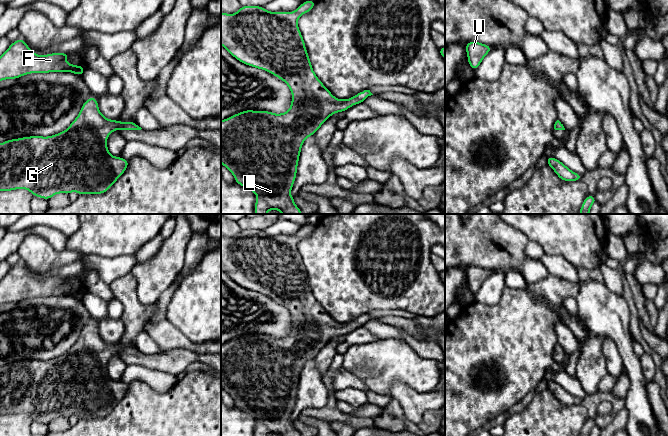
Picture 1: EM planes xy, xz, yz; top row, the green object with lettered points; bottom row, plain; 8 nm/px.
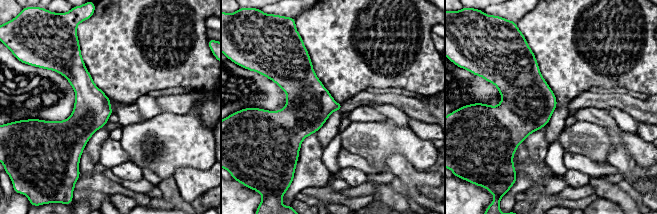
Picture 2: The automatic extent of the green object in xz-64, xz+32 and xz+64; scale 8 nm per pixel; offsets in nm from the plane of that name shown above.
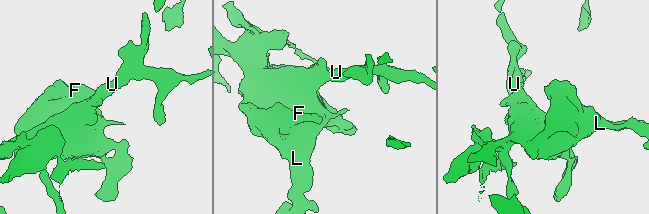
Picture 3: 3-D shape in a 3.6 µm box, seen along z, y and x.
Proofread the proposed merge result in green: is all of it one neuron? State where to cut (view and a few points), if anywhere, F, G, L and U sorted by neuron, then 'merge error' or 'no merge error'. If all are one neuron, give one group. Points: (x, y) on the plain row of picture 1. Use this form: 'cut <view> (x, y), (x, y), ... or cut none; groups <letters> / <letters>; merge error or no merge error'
cut none; groups F G L U; no merge error

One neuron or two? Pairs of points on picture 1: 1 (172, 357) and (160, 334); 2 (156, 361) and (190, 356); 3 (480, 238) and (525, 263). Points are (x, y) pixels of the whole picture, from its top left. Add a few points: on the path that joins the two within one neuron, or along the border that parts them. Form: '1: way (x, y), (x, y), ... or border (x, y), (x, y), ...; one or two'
1: border (165, 349), (189, 349), (192, 351); two
2: way (164, 361), (176, 361), (182, 357); one
3: way (491, 244), (498, 251), (514, 256); one

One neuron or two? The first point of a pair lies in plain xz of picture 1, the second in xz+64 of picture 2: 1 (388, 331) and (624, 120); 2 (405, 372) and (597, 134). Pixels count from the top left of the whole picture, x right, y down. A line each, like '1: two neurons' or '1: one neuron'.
1: one neuron
2: one neuron

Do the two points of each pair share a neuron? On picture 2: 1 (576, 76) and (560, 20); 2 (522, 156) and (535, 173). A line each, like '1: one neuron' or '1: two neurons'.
1: one neuron
2: one neuron

